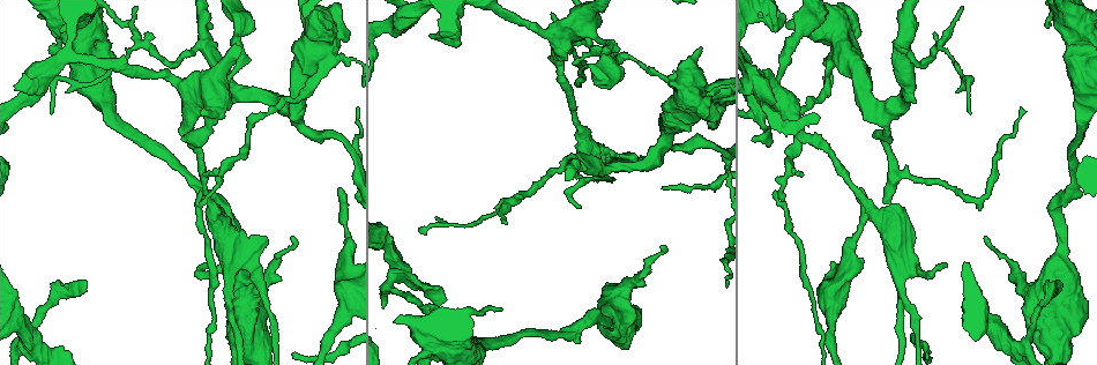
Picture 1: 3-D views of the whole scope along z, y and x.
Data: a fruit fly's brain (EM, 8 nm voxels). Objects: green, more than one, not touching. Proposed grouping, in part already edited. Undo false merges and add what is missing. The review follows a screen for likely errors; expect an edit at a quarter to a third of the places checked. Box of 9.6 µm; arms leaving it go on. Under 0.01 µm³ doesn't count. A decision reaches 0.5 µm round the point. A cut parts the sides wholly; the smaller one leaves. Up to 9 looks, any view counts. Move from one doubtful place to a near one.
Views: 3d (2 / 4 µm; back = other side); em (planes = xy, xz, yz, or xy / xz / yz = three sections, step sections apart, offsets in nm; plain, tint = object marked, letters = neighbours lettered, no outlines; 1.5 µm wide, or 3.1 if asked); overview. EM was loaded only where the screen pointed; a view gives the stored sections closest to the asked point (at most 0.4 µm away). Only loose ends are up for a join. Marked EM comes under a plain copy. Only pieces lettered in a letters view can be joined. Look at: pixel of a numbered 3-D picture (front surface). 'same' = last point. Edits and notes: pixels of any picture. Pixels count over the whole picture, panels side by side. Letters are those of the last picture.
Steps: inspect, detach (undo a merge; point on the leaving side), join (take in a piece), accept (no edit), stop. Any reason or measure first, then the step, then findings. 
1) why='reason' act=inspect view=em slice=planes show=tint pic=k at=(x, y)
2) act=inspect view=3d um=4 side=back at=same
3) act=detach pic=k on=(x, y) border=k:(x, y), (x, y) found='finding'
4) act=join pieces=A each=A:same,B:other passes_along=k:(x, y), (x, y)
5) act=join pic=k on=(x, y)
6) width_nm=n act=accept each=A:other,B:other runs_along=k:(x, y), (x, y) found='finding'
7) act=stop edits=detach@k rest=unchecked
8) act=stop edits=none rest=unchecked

why='thick turns thin' act=inspect view=em slice=yz step=8 show=tint pic=1 at=(580, 183)

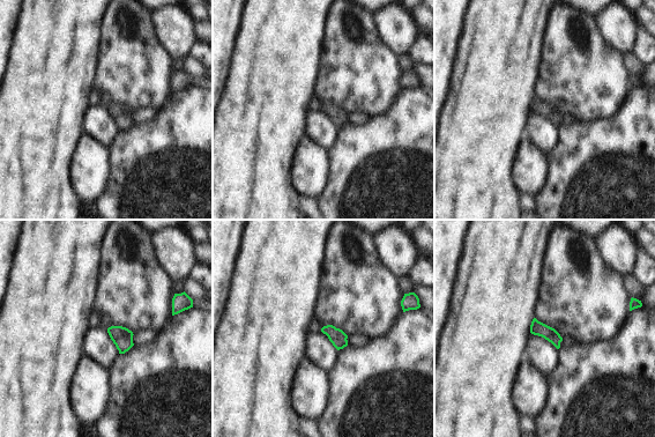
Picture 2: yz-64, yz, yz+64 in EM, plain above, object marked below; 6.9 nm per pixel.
why='another direction' act=inspect view=em slice=planes show=letters at=same

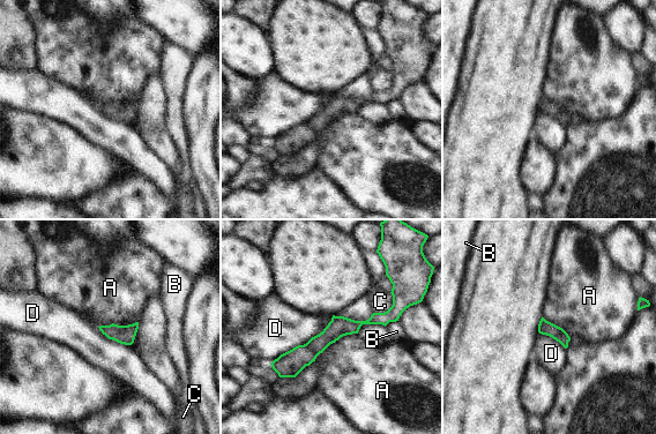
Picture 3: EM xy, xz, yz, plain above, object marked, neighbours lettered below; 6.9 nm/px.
longest_contact=D:500nm act=accept each=A:other,B:other,C:other,D:other found='one cell here'

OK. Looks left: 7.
why='branch stops here' act=inspect view=em slice=xy step=4 show=tint pic=1 at=(336, 14)

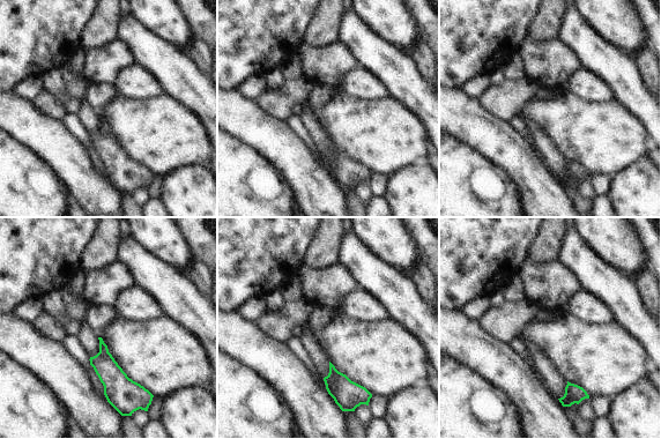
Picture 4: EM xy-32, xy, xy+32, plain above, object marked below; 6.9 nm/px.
act=inspect view=em slice=xy step=4 show=letters at=same

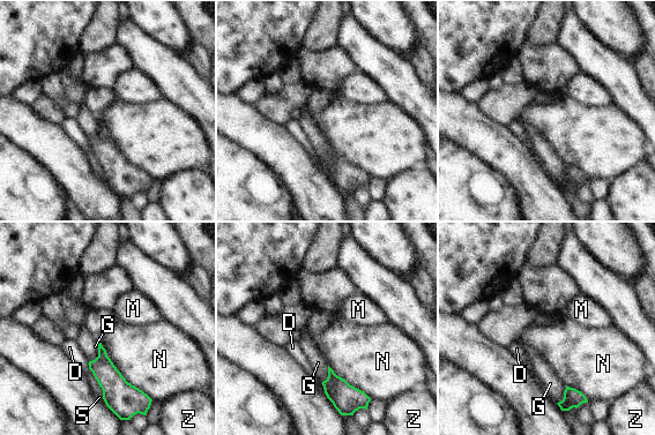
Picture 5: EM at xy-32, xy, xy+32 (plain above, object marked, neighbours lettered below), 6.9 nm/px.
act=accept each=D:other,G:other,M:other,N:other,S:other,Z:other border=5:(99, 340), (120, 374), (142, 390) found='no lettered piece goes on from it'

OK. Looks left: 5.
why='sharp bend' act=inspect view=em slice=xy step=4 show=letters pic=1 at=(198, 137)

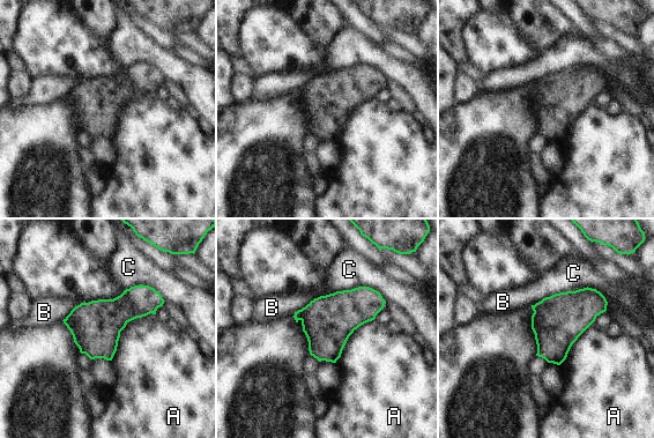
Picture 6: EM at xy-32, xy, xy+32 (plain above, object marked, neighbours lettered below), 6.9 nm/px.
act=accept each=A:other,B:other,C:other found='continuous, no second cell'

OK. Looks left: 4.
act=stop edits=none rest=unchecked

